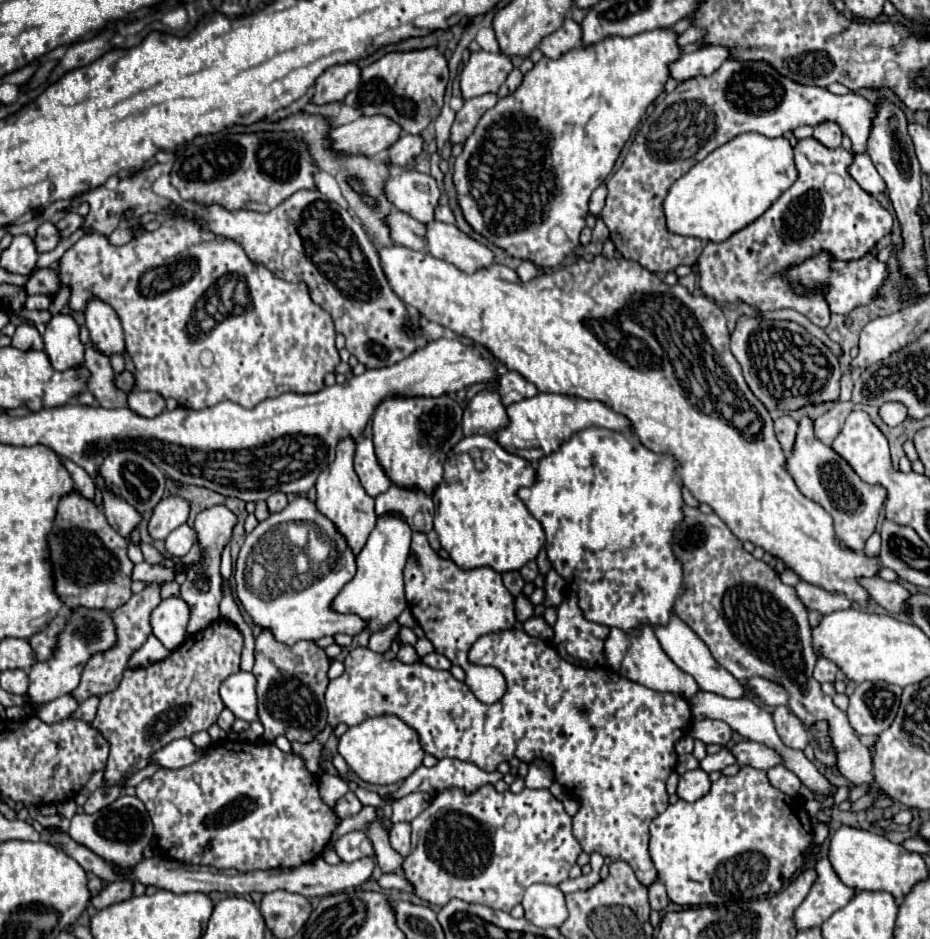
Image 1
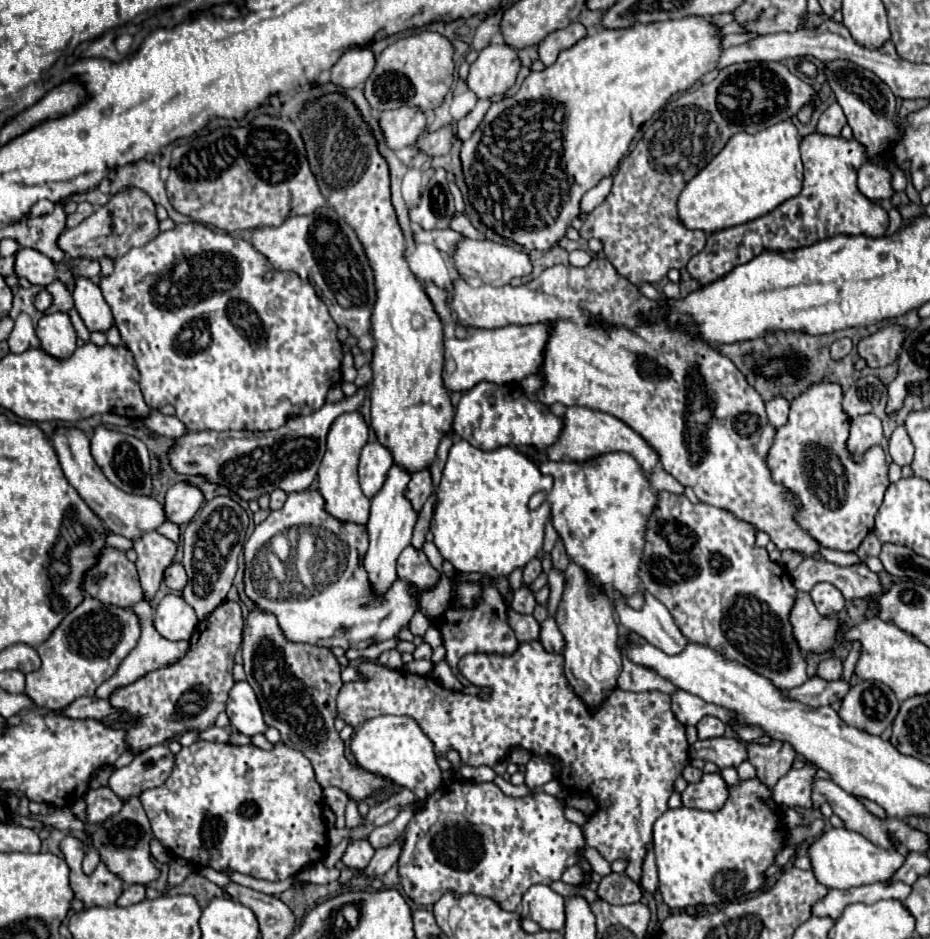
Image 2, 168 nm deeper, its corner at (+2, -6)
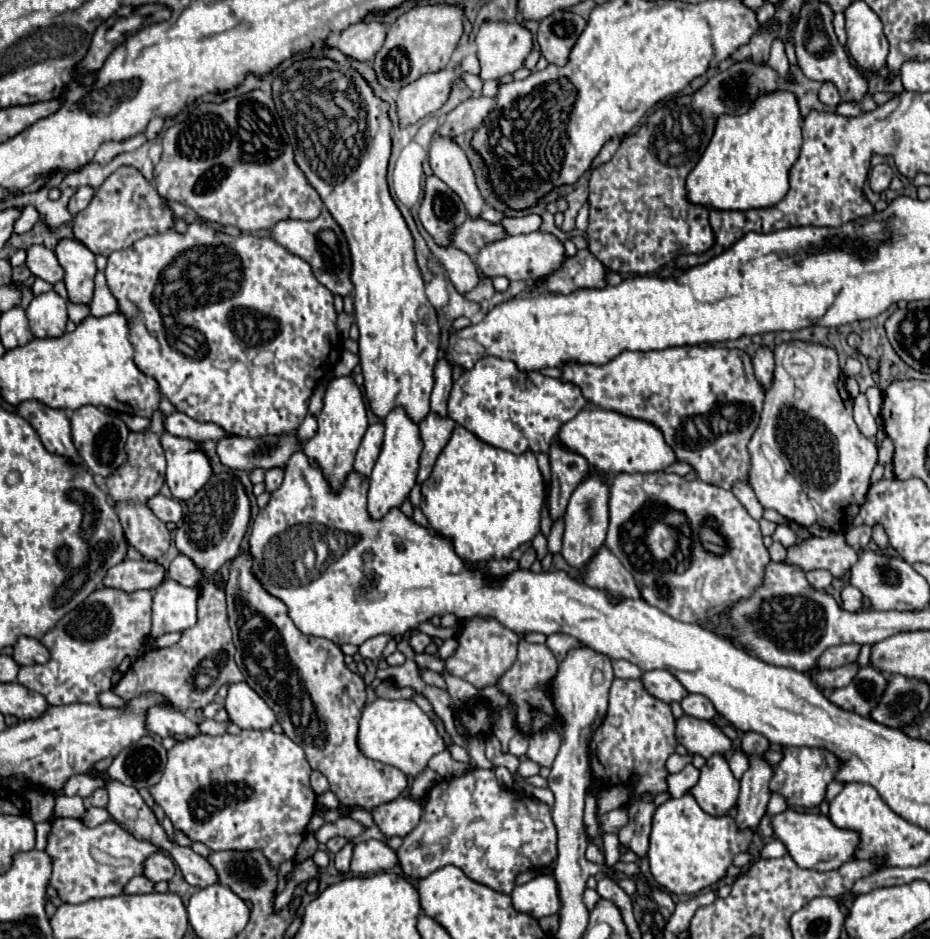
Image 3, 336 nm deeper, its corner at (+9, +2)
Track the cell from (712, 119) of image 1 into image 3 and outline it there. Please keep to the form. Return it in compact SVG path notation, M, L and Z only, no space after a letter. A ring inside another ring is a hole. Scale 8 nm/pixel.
M742 60L728 70L712 76L692 96L678 96L658 108L638 132L630 134L610 162L594 168L590 176L590 224L588 224L588 248L610 270L618 274L648 274L660 266L672 262L680 254L702 254L714 246L714 232L708 222L708 208L688 200L686 176L696 166L708 140L712 138L716 118L720 114L744 114L752 106L752 100L764 92L778 90L778 74L768 64L756 64Z

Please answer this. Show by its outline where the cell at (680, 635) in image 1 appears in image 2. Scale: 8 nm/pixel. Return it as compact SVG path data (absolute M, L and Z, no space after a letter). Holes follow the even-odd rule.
M645 592L643 610L627 608L627 604L623 604L623 598L619 594L615 594L613 598L615 598L615 610L619 614L619 624L643 636L655 648L673 656L683 652L683 648L689 644L689 640L675 624L671 612L651 594Z

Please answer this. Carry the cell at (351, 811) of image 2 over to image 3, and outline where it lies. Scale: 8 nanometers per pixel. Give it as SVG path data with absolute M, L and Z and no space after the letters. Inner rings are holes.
M324 792L316 798L316 808L324 808L324 810L336 810L338 808L338 800L332 792Z

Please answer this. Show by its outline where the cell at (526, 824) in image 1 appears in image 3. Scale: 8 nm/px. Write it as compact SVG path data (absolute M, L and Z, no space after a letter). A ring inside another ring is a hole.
M474 768L464 776L438 782L426 796L424 818L420 820L418 828L420 830L416 830L414 836L416 840L404 840L404 844L398 848L400 866L404 874L414 880L428 876L446 864L454 864L462 868L464 874L474 882L510 894L520 872L526 872L530 868L548 868L556 860L556 826L552 822L550 808L538 800L508 792L498 784L492 770Z

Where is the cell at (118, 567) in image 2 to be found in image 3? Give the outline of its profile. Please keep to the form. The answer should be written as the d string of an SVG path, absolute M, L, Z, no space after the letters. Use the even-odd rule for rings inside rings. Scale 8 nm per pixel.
M124 560L118 566L108 570L108 574L104 578L104 586L120 588L124 592L134 592L134 590L142 590L142 588L150 590L150 588L160 586L166 576L168 576L166 568L158 562Z

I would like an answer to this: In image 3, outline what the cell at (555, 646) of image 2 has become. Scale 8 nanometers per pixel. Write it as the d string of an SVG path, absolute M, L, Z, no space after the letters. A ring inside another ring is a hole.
M558 632L558 634L548 636L546 646L548 646L548 648L554 652L556 660L558 660L558 662L562 662L570 650L580 648L582 644L580 644L576 638L572 638L572 636L564 636L564 634L560 634L560 632Z

